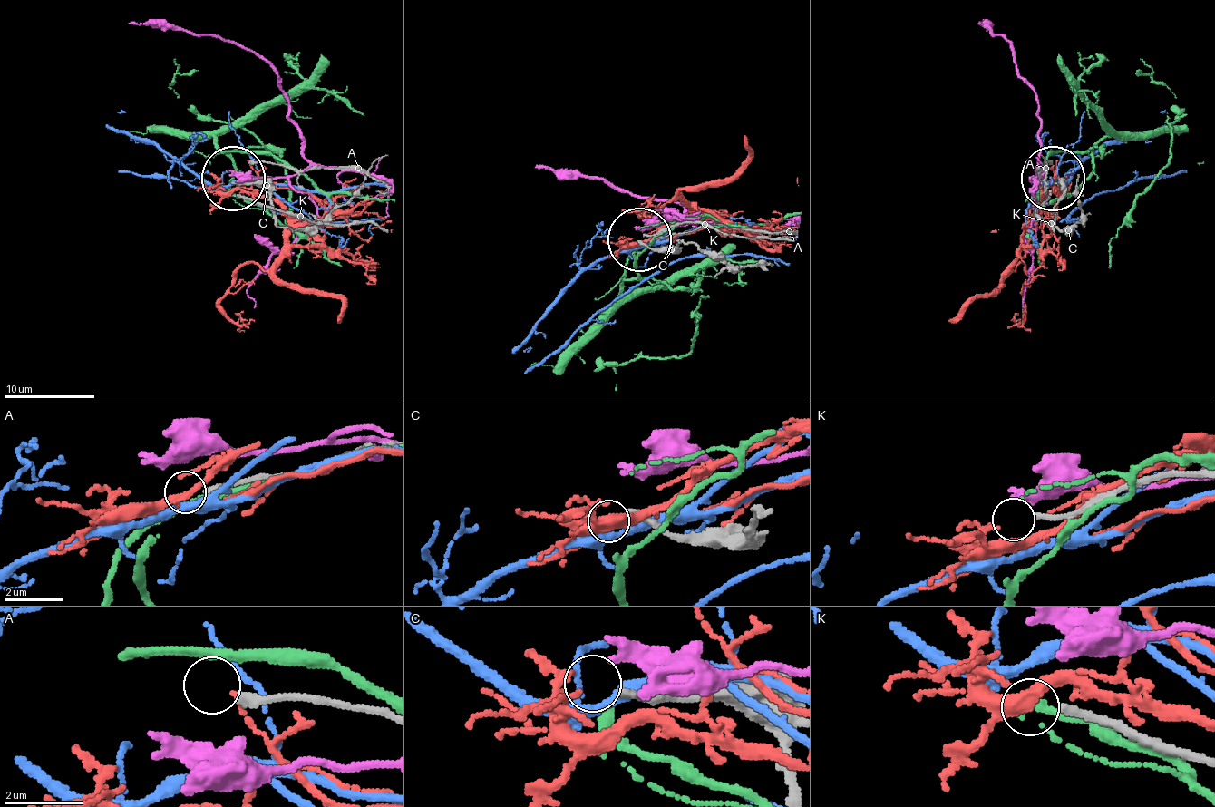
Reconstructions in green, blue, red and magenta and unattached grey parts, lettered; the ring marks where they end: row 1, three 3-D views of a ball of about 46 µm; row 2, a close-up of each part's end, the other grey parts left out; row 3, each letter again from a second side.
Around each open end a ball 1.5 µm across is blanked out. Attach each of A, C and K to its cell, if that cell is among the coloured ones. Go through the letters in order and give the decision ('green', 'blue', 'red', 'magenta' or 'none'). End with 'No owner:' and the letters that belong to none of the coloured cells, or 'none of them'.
A: none
C: none
K: none
No owner: A, C, K

